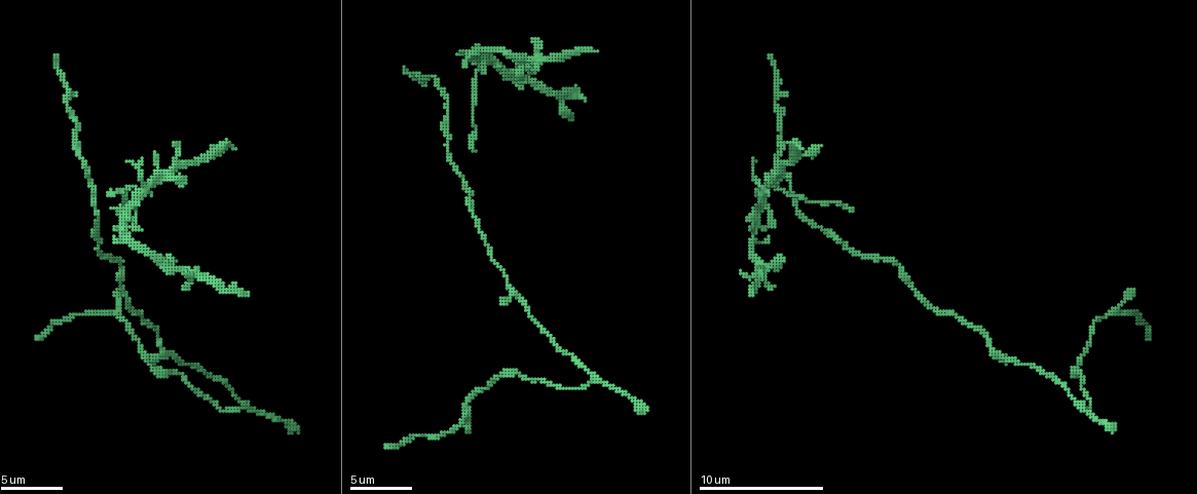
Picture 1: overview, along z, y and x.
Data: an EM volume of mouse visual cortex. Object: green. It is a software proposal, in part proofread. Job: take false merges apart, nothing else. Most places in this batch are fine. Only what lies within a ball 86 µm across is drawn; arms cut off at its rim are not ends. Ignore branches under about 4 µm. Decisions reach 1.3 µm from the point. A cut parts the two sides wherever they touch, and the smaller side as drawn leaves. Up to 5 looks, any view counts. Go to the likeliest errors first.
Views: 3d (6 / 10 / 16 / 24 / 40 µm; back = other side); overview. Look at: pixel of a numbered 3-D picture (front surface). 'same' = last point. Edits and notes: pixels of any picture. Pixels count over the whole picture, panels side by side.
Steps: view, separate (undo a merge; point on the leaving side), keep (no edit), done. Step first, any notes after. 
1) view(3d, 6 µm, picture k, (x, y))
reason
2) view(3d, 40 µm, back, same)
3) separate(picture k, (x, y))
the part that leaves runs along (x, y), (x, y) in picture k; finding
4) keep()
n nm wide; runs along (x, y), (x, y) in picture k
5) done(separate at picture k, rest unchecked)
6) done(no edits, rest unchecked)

view(3d, 6 µm, picture 1, (244, 406))
three-way junction

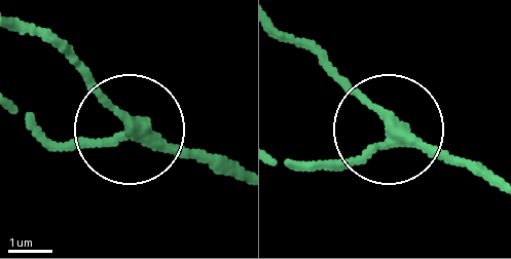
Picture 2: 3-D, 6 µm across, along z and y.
keep()
270 nm wide; runs along (24, 23), (128, 122), (242, 170) in picture 2; all the same neuron

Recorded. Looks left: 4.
view(3d, 16 µm, picture 1, (487, 58))
four or more arms meet

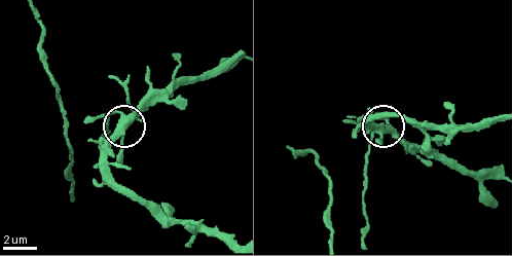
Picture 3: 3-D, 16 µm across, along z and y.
separate(picture 3, (94, 119))
5 arms; two neurons meet here

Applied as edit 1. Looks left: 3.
view(overview)
redraw

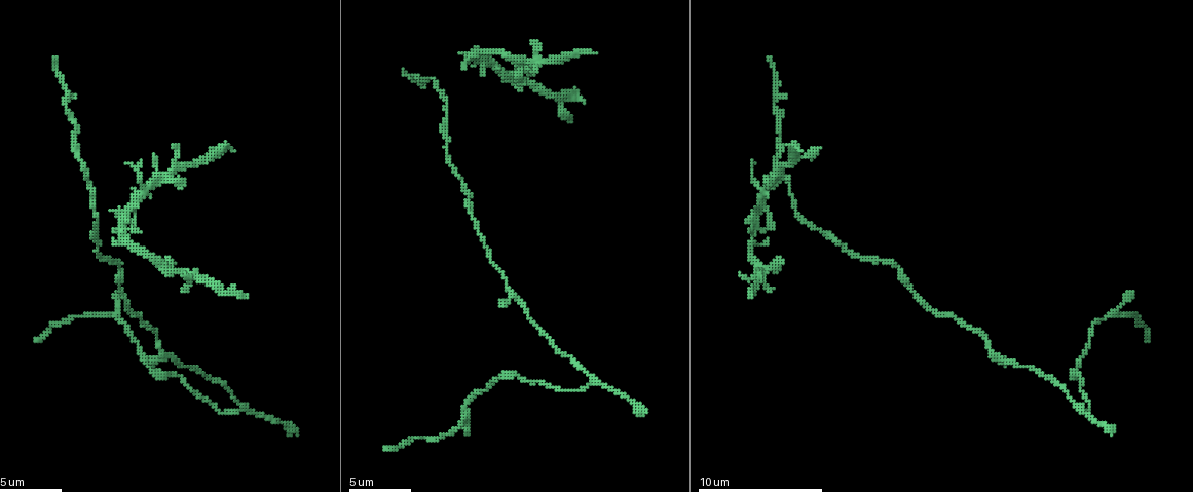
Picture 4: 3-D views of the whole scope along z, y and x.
view(3d, 10 µm, picture 4, (110, 314))
three-way junction

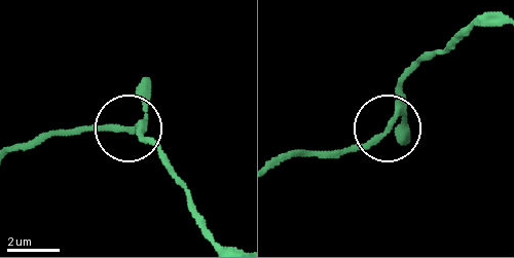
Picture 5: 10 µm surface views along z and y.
keep()
3 arms; runs along (486, 21), (406, 80), (387, 126), (336, 157) in picture 5; one neuron here

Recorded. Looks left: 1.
done(separate at picture 3, rest unchecked)

